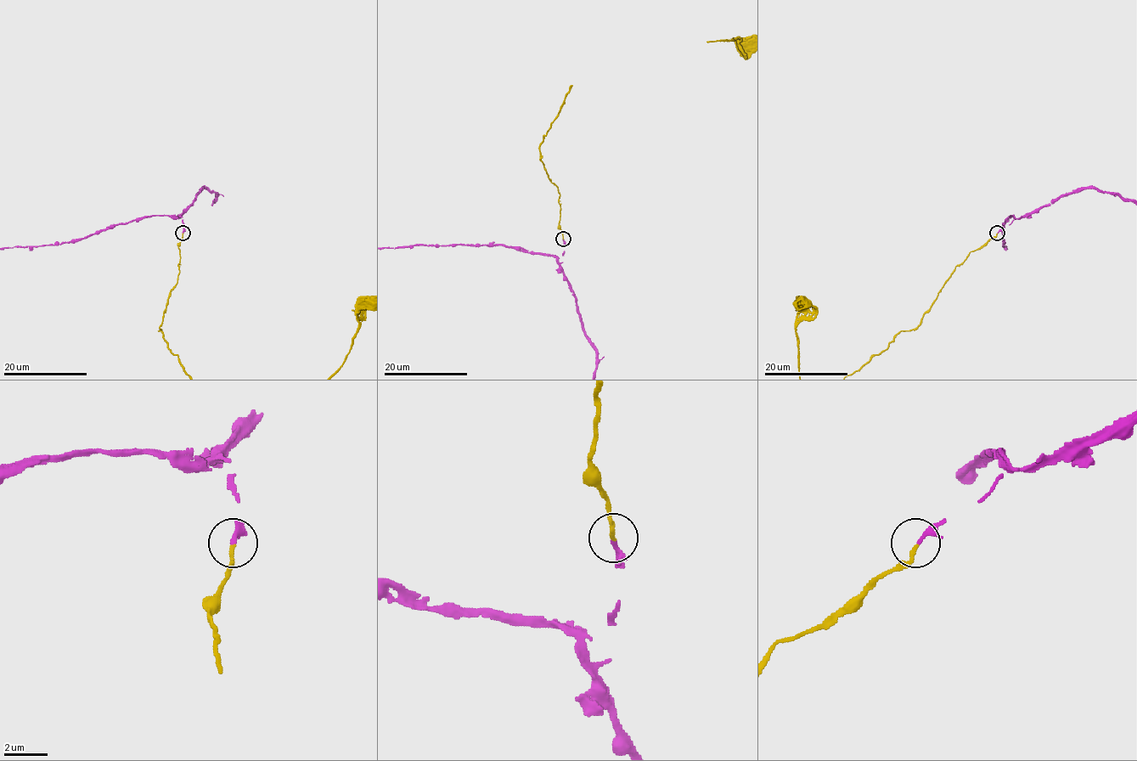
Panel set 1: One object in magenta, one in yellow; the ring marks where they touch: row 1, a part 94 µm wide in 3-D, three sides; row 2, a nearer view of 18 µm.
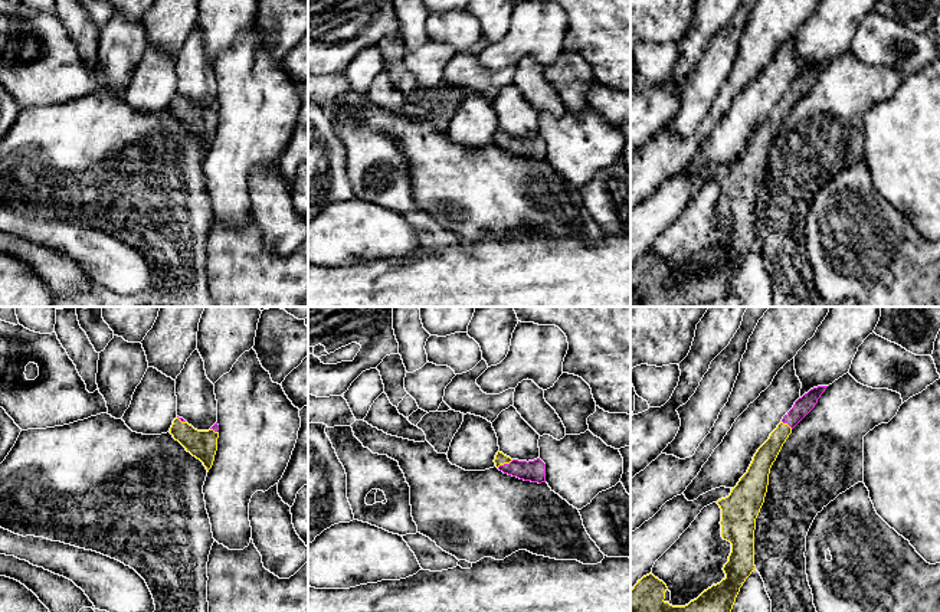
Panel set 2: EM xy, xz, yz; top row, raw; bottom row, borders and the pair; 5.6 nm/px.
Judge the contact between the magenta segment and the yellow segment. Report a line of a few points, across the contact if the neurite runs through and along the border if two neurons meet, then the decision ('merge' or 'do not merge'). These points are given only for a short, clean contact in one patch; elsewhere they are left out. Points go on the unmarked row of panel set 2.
line xz (534, 149), (504, 141), (500, 136); merge

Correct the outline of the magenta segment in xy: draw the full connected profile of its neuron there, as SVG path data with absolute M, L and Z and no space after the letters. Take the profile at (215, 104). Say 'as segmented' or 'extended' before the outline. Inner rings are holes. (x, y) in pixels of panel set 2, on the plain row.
extended | M178 94L173 98L170 105L173 115L178 118L187 130L200 137L207 150L213 143L217 128L217 108L217 99L209 108L197 108Z

